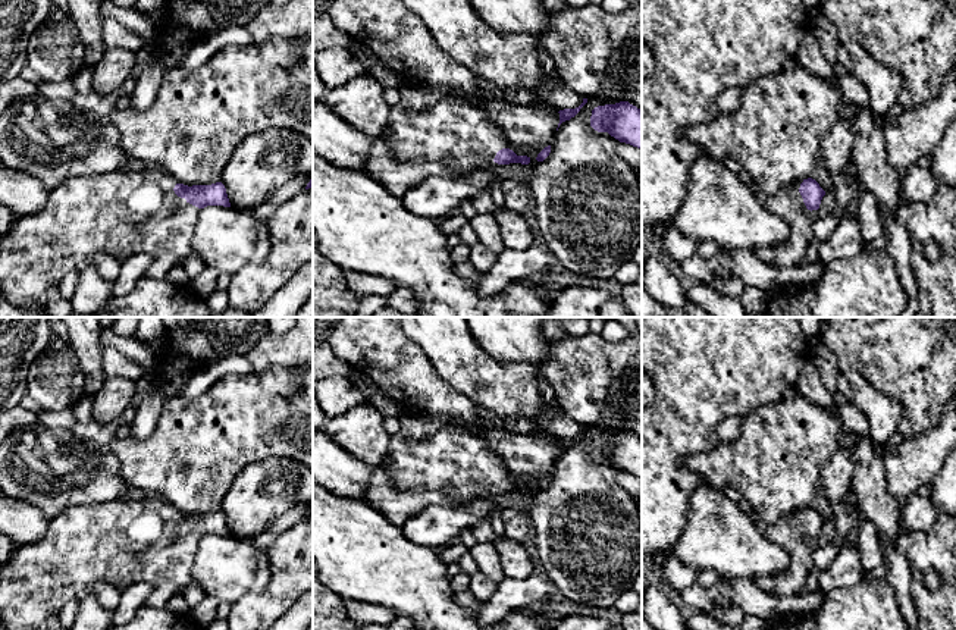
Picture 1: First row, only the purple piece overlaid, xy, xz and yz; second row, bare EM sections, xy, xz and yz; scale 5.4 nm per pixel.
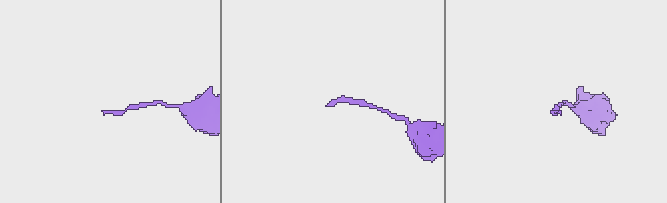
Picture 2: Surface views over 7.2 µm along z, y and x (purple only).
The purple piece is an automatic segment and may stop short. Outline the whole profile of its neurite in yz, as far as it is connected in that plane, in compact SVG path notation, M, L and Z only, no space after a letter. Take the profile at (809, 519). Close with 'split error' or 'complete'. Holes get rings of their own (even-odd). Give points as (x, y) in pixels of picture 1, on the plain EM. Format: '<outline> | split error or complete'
M812 507L796 510L774 524L768 524L765 537L789 554L790 564L783 573L761 577L758 584L778 596L799 593L814 568L812 555L819 546L819 533L824 524L825 520Z | split error

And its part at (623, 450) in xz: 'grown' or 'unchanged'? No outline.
unchanged

